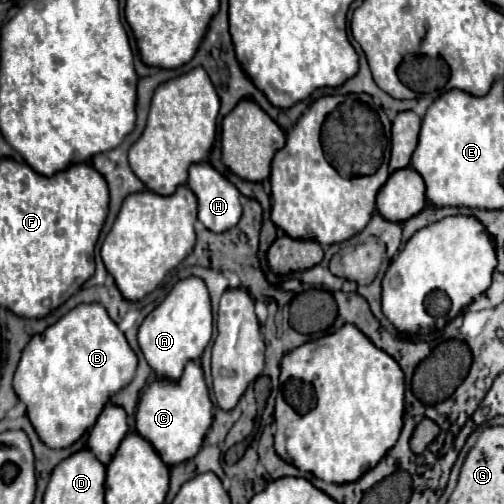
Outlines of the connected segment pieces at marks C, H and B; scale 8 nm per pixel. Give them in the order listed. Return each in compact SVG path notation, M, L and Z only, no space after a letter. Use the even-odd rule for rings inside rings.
M194 360L186 364L184 374L178 382L168 378L154 378L144 386L136 410L136 432L154 446L154 450L160 454L166 466L174 466L194 458L204 442L210 424L212 424L210 392L206 388L204 372Z
M208 162L192 164L188 186L198 198L198 220L212 232L224 232L242 216L240 192Z
M98 302L78 304L42 334L32 336L18 364L14 390L26 404L40 440L50 448L66 448L94 426L110 396L132 380L136 366L134 350L106 308Z

